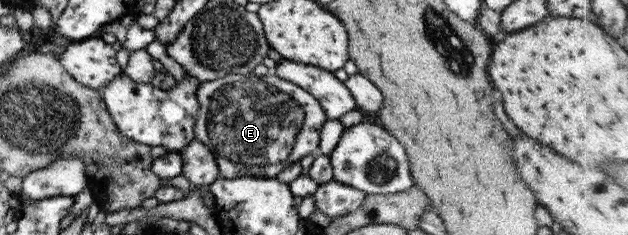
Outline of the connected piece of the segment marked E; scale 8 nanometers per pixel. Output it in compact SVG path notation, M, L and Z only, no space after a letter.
M253 73L245 75L227 75L209 82L202 82L199 83L197 89L195 89L195 98L197 98L197 104L199 104L199 110L197 111L195 122L193 123L194 138L201 141L211 151L216 161L219 179L233 179L238 177L265 179L274 174L279 175L283 168L298 162L303 156L317 153L317 148L319 146L319 129L321 129L321 125L323 125L327 119L323 109L321 109L317 99L313 98L306 90L291 84L291 82L283 80L283 78L277 78L277 76L272 73L264 76L255 76Z

